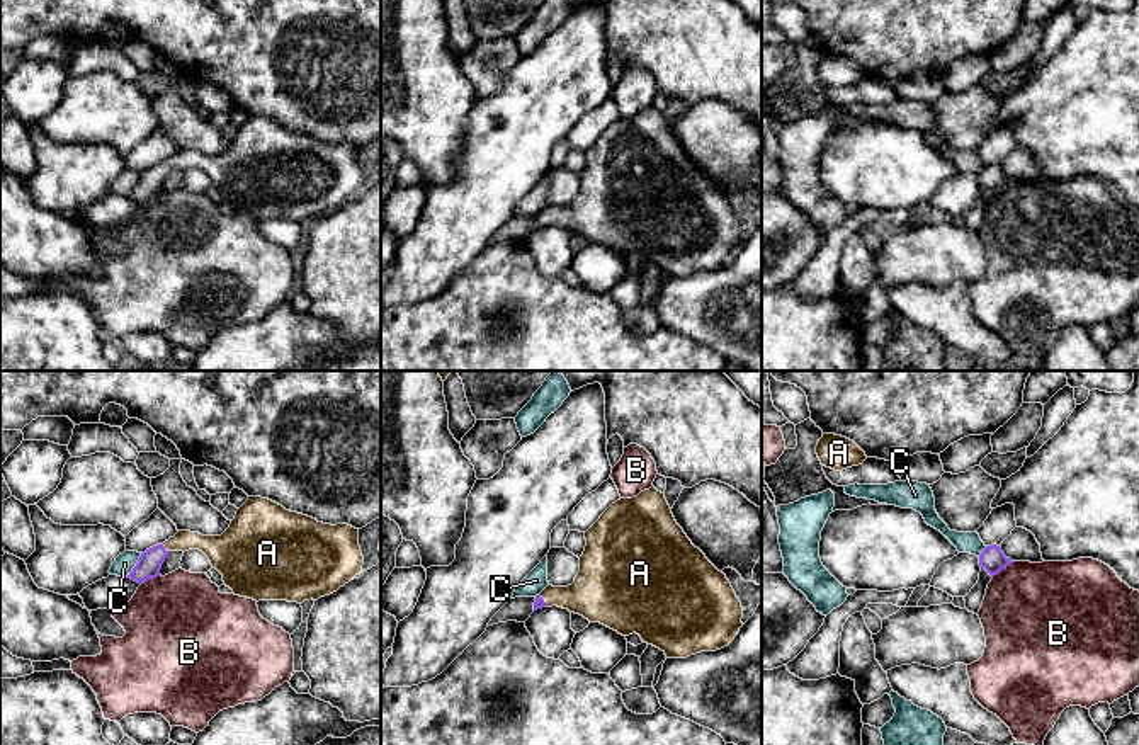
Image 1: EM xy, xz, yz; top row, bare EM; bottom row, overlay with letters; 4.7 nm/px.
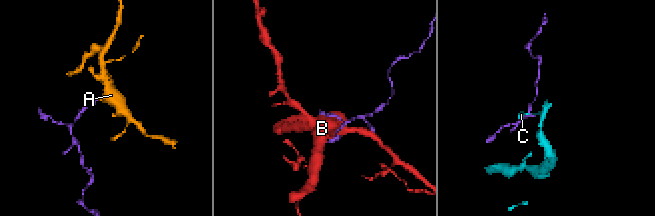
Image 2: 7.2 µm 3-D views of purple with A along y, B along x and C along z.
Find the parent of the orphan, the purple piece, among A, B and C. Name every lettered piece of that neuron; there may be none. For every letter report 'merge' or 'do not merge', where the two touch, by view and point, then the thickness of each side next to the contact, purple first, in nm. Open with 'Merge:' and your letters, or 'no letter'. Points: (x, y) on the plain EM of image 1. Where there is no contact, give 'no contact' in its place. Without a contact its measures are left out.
Merge: A
A: merge | xy (164, 167) | 120/120 nm
B: do not merge | yz (1003, 186) | 120/460 nm
C: do not merge | xy (136, 184) | 120/90 nm

